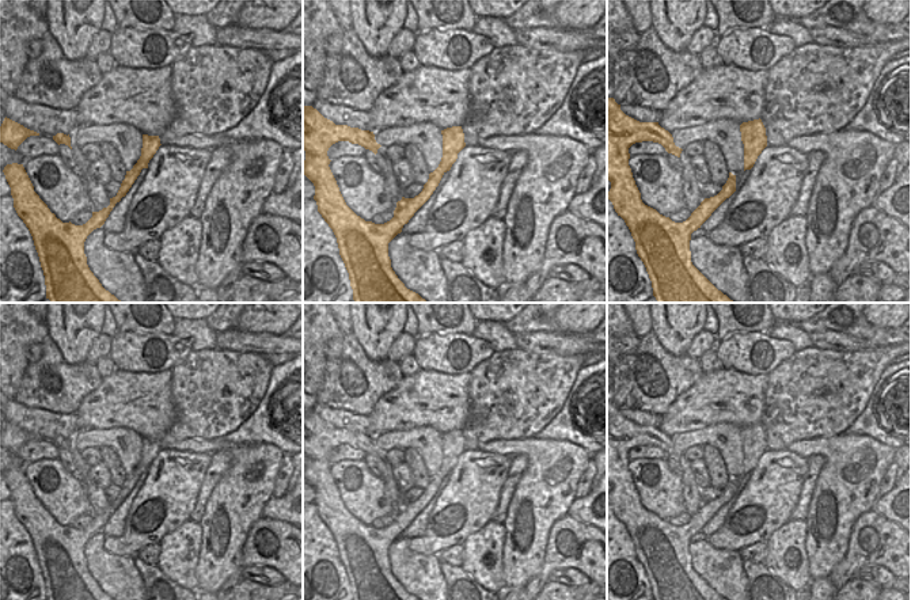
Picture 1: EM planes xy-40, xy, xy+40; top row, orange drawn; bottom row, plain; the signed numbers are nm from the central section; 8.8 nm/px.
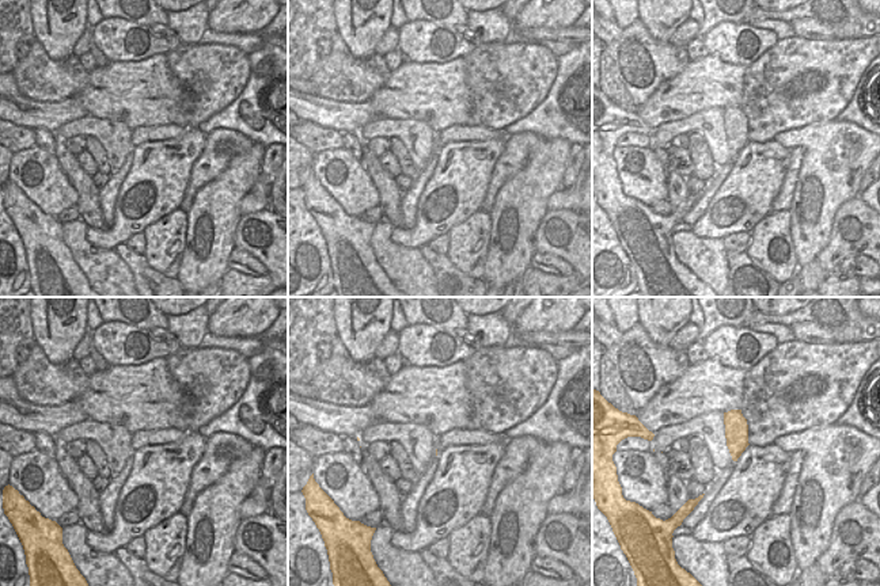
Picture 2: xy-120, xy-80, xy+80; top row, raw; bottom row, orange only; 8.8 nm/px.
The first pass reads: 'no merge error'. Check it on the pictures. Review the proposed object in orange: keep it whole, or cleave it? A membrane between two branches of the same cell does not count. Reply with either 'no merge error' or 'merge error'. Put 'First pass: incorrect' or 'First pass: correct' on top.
First pass: correct
no merge error

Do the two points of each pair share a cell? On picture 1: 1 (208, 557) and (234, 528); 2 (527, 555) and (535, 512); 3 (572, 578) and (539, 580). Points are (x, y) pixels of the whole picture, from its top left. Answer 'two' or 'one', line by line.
1: one
2: one
3: two

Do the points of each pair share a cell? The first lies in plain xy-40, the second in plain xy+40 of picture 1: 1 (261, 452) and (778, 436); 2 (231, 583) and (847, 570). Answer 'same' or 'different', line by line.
1: different
2: same

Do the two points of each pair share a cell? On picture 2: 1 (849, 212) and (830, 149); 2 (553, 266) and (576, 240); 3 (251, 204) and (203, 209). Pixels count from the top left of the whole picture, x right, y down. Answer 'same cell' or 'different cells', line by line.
1: different cells
2: different cells
3: different cells

